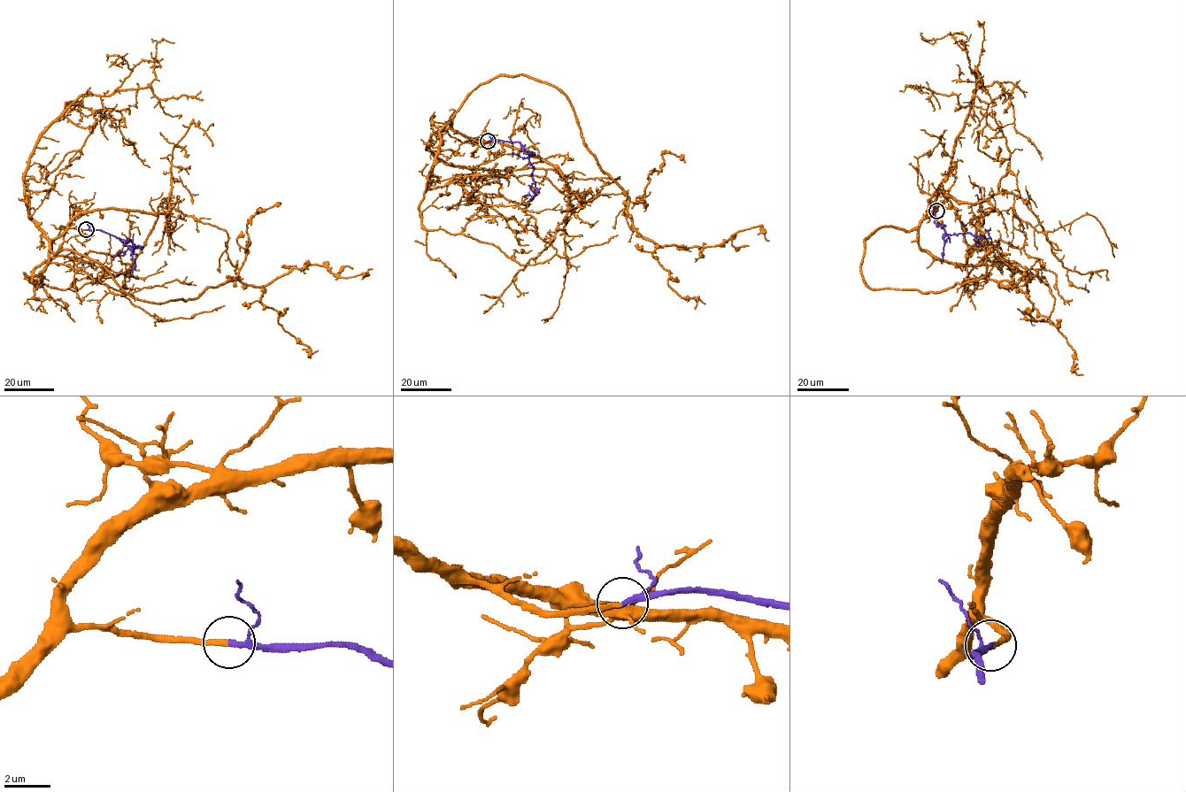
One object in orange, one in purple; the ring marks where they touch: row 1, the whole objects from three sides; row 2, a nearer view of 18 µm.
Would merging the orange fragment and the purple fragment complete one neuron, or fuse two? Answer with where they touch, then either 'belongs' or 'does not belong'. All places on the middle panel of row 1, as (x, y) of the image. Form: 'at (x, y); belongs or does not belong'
at (488, 141); belongs

